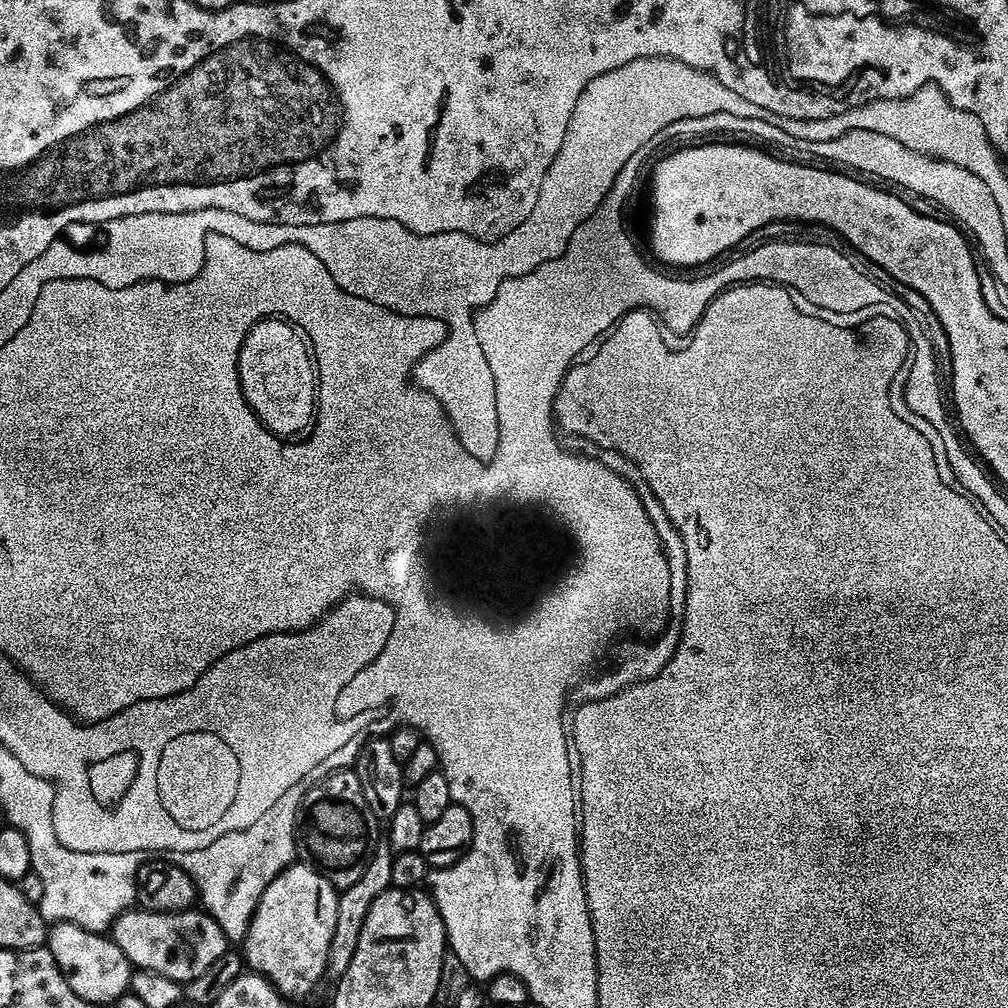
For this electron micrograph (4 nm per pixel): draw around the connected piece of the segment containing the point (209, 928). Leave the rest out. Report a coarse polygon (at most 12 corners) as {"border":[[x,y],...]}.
{"border":[[129,910],[110,936],[181,986],[230,951],[203,910]]}

